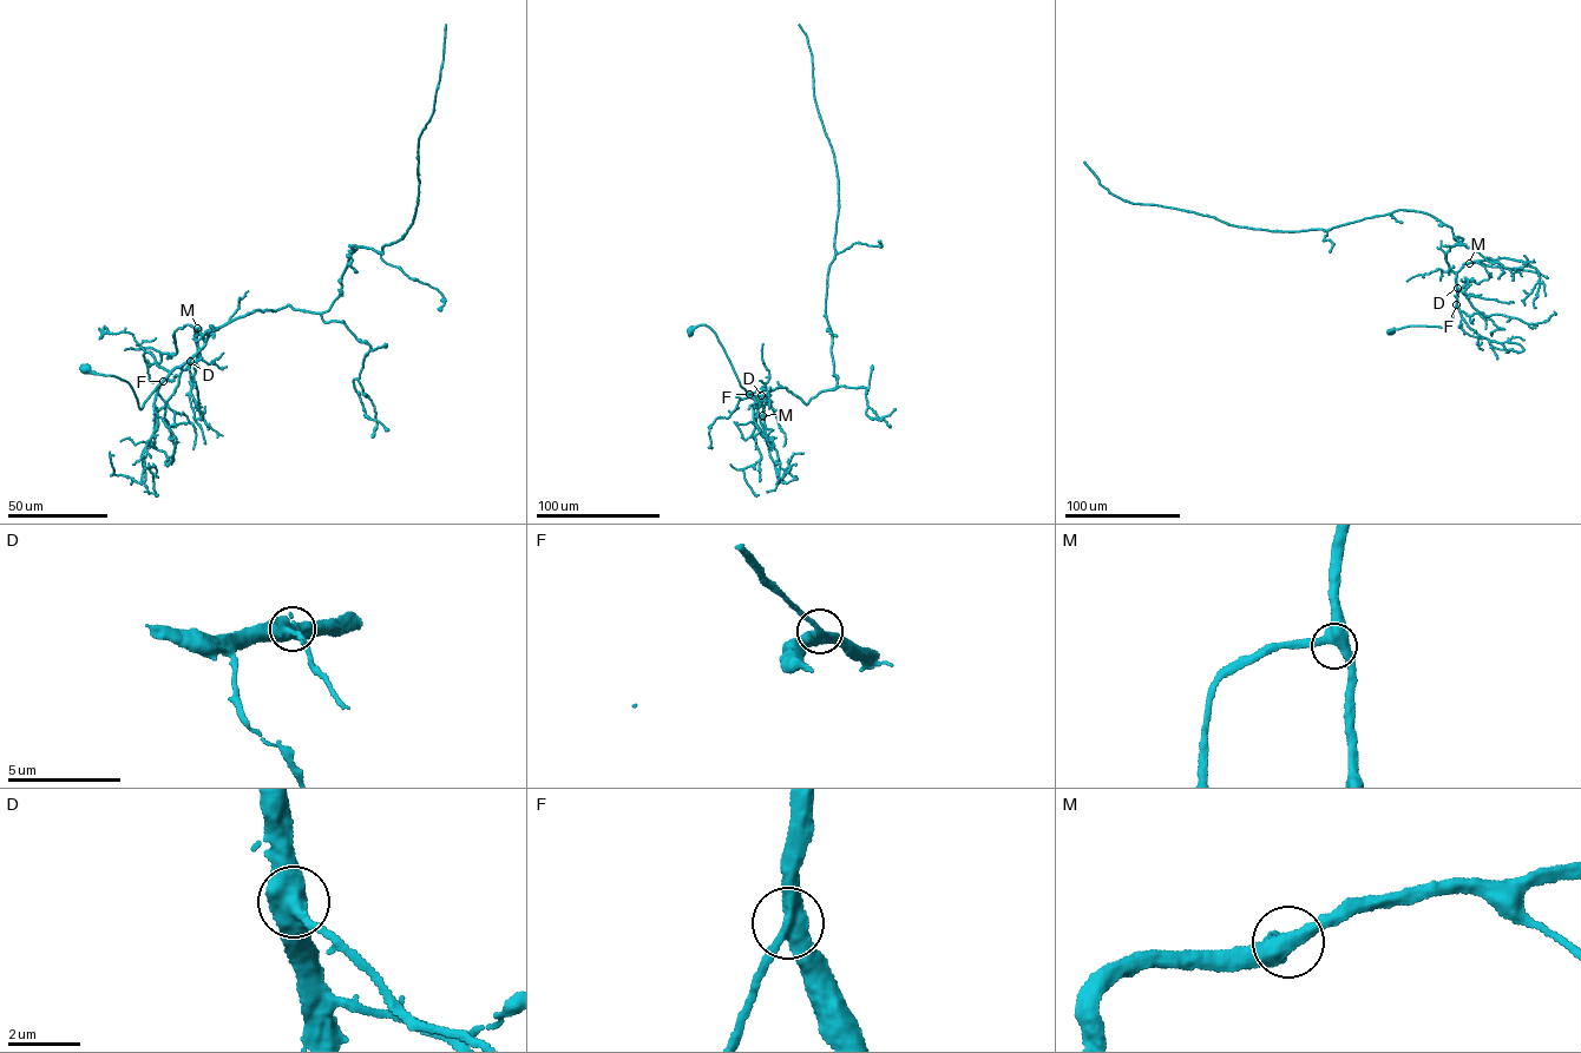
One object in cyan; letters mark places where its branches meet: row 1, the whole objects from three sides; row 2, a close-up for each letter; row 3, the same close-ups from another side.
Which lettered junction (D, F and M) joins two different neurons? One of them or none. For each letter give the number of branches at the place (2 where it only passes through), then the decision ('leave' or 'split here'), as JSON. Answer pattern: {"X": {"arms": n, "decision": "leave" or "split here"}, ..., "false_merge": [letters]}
{"D": {"arms": 3, "decision": "leave"}, "F": {"arms": 3, "decision": "leave"}, "M": {"arms": 3, "decision": "leave"}, "false_merge": []}

